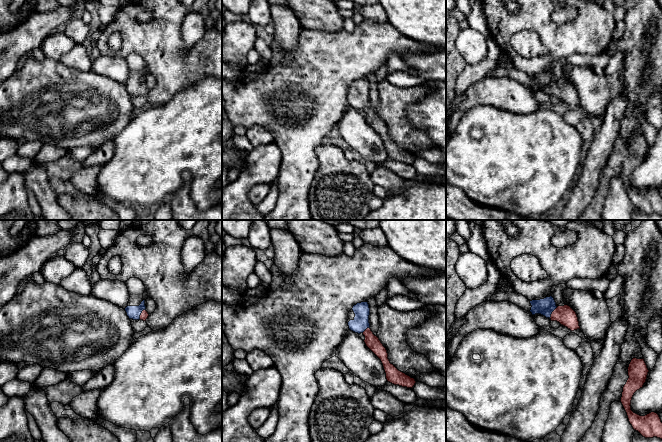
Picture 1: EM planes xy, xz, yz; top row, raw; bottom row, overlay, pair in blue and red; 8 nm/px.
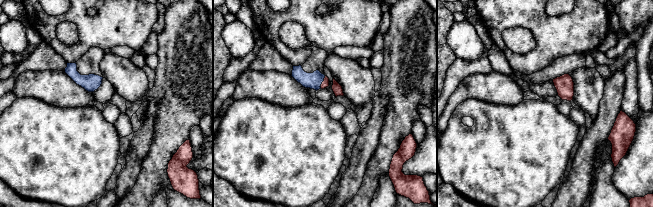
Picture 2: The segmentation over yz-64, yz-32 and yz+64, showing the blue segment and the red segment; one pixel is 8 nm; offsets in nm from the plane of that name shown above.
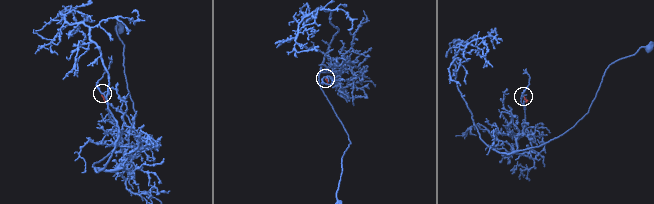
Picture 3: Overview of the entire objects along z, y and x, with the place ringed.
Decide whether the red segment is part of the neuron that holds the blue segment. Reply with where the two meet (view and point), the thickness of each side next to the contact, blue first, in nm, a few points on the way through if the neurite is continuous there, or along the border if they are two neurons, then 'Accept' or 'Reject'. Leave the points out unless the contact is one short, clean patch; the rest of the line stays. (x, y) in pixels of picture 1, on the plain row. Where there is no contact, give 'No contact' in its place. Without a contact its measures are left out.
Touches blue at yz (551, 89). Thickness 140 nm (blue) against 160 nm. Path across: yz (545, 83), (551, 89), (565, 91). Accept

